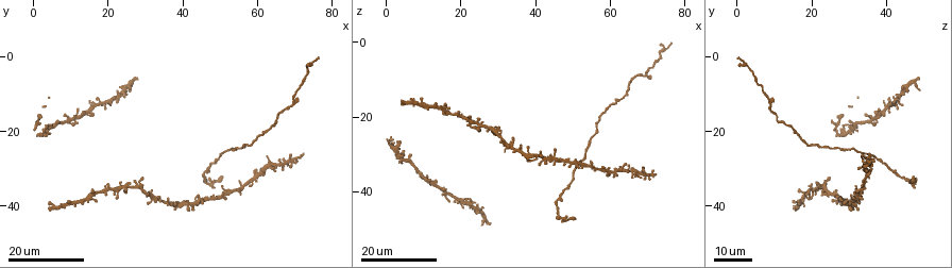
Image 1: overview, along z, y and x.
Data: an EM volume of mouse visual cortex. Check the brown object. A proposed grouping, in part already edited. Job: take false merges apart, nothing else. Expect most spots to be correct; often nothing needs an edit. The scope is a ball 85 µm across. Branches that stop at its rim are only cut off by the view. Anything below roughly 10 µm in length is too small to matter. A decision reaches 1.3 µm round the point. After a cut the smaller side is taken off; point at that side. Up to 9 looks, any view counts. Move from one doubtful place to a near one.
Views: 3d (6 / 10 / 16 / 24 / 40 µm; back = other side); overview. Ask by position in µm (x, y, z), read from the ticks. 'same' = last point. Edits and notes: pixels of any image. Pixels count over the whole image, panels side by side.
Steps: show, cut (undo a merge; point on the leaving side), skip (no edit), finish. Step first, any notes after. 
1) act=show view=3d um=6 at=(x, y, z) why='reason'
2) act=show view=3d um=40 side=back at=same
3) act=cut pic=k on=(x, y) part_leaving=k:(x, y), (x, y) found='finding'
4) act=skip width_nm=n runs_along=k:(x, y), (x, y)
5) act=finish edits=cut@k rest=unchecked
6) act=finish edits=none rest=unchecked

act=show view=3d um=24 at=(50.5, 26.0, 33.5)

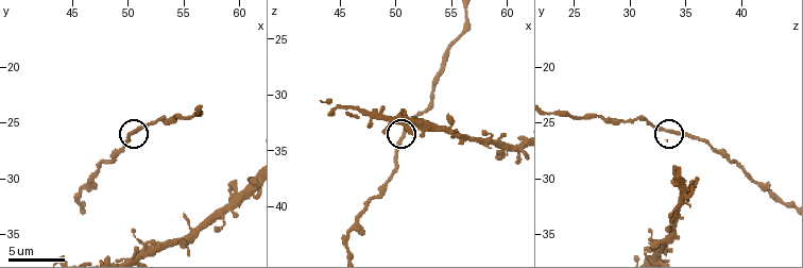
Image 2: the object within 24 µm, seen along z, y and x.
act=show view=3d um=6 at=(50.8, 25.8, 33.8)

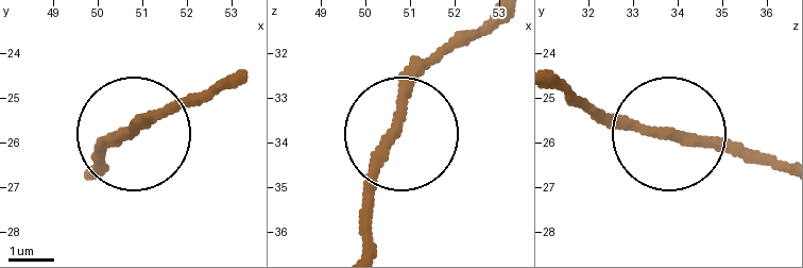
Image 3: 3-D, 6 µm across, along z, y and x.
act=skip found='one neuron here'

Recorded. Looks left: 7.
act=show view=3d um=10 at=(48.4, 28.4, 39.0)

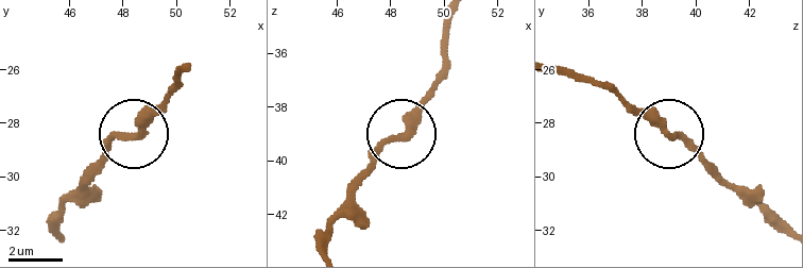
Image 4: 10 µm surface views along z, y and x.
act=skip found='all the same neuron'

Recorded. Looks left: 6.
act=show view=3d um=24 at=(56.0, 24.0, 23.0) why='narrows sharply'

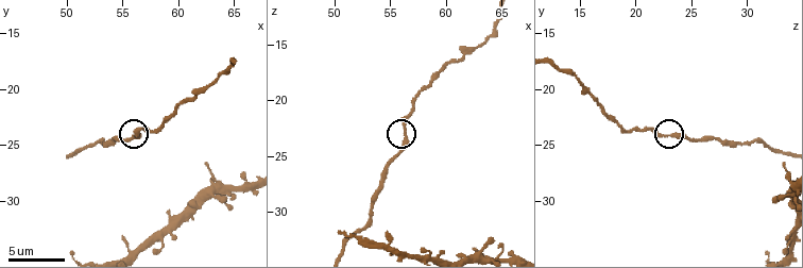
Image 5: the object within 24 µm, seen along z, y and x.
act=show view=3d um=6 at=(56.4, 24.2, 22.8)

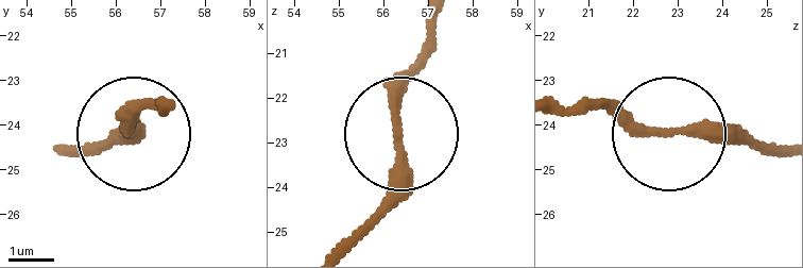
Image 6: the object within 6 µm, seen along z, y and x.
act=skip found='all the same neuron'

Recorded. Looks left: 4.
act=show view=3d um=24 at=(65.5, 17.0, 11.5) why='sudden change in width'

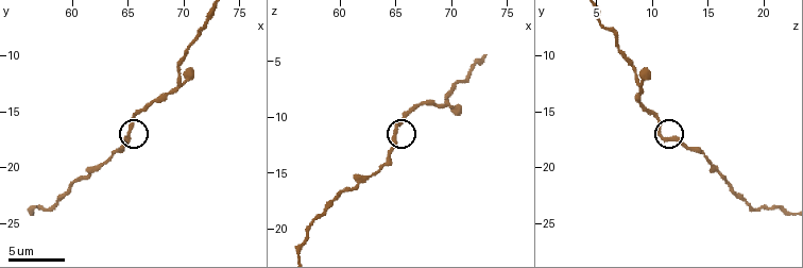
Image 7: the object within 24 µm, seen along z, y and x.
act=show view=3d um=6 at=(65.0, 17.4, 11.2)

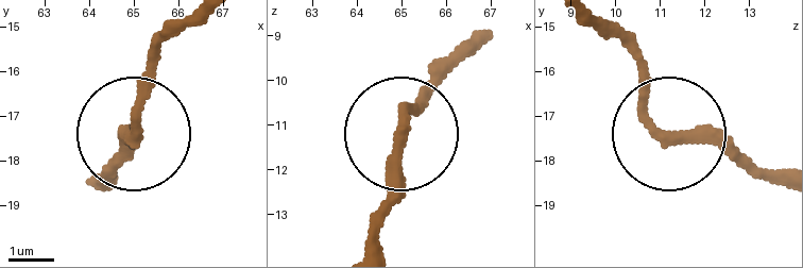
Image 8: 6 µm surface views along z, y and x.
act=skip width_nm=250 found='one neuron here'

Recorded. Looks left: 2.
act=finish edits=none rest=unchecked

